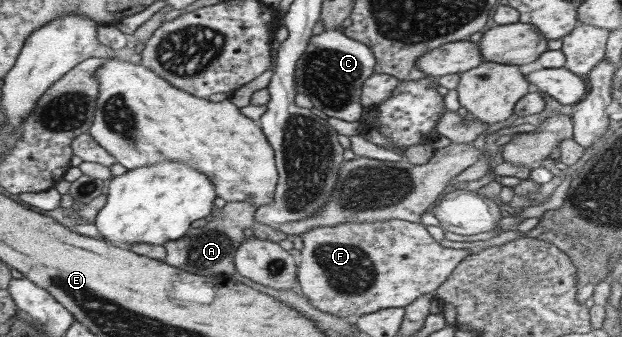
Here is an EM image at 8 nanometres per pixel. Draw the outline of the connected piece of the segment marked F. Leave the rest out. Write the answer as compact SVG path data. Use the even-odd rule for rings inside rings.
M407 220L349 221L335 226L321 226L303 233L303 248L299 257L297 280L302 294L319 310L345 318L352 314L363 316L382 308L406 307L425 293L435 292L442 282L471 249L443 247L435 241L425 225Z

